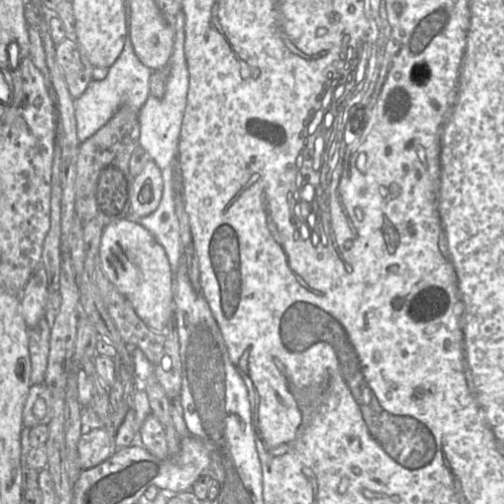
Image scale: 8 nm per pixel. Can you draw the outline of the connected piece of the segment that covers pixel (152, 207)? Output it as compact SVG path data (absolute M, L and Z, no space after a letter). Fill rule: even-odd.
M149 159L132 180L130 212L138 217L148 216L158 208L162 193L162 173L157 164Z

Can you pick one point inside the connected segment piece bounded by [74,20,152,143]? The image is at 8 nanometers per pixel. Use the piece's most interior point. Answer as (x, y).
(127, 83)

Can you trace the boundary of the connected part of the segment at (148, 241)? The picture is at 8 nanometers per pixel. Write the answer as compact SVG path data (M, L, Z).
M120 219L103 229L99 258L102 270L127 298L140 319L156 332L166 332L174 322L173 272L164 248L142 225Z

